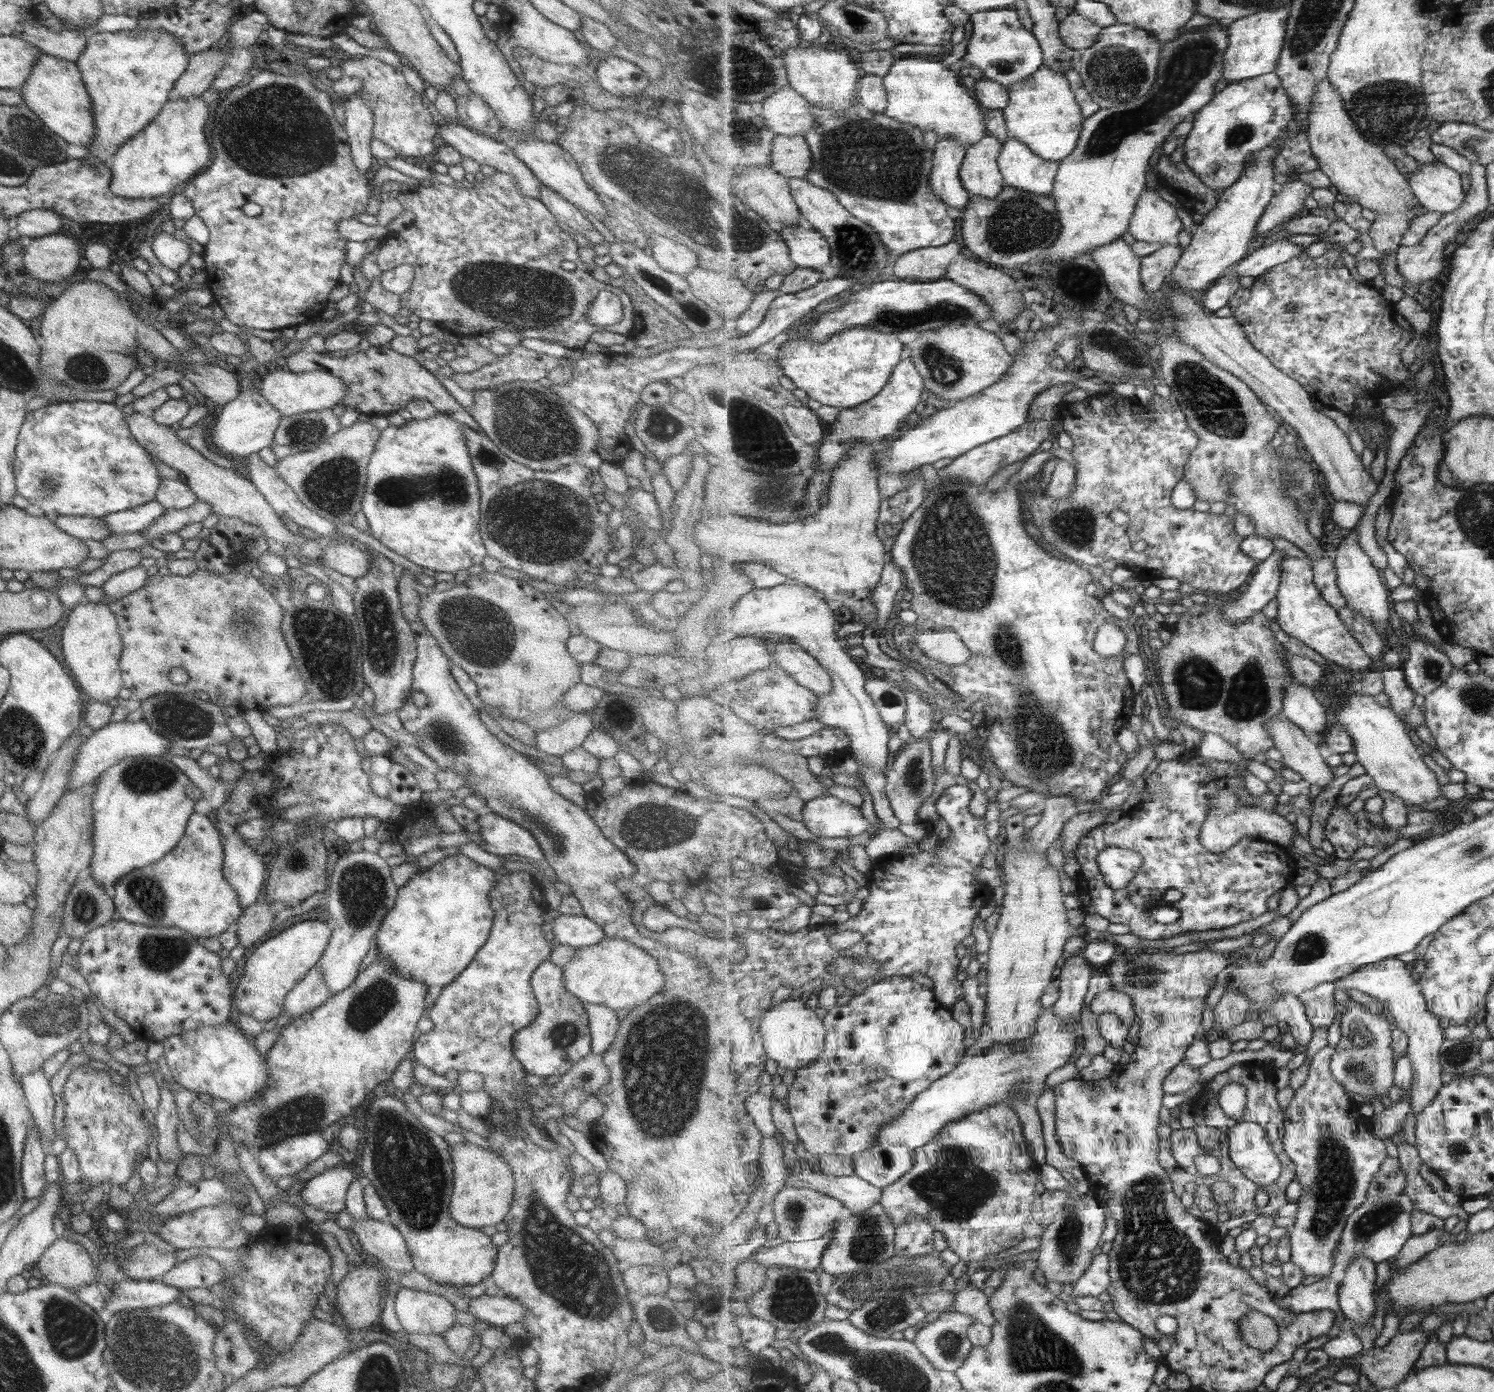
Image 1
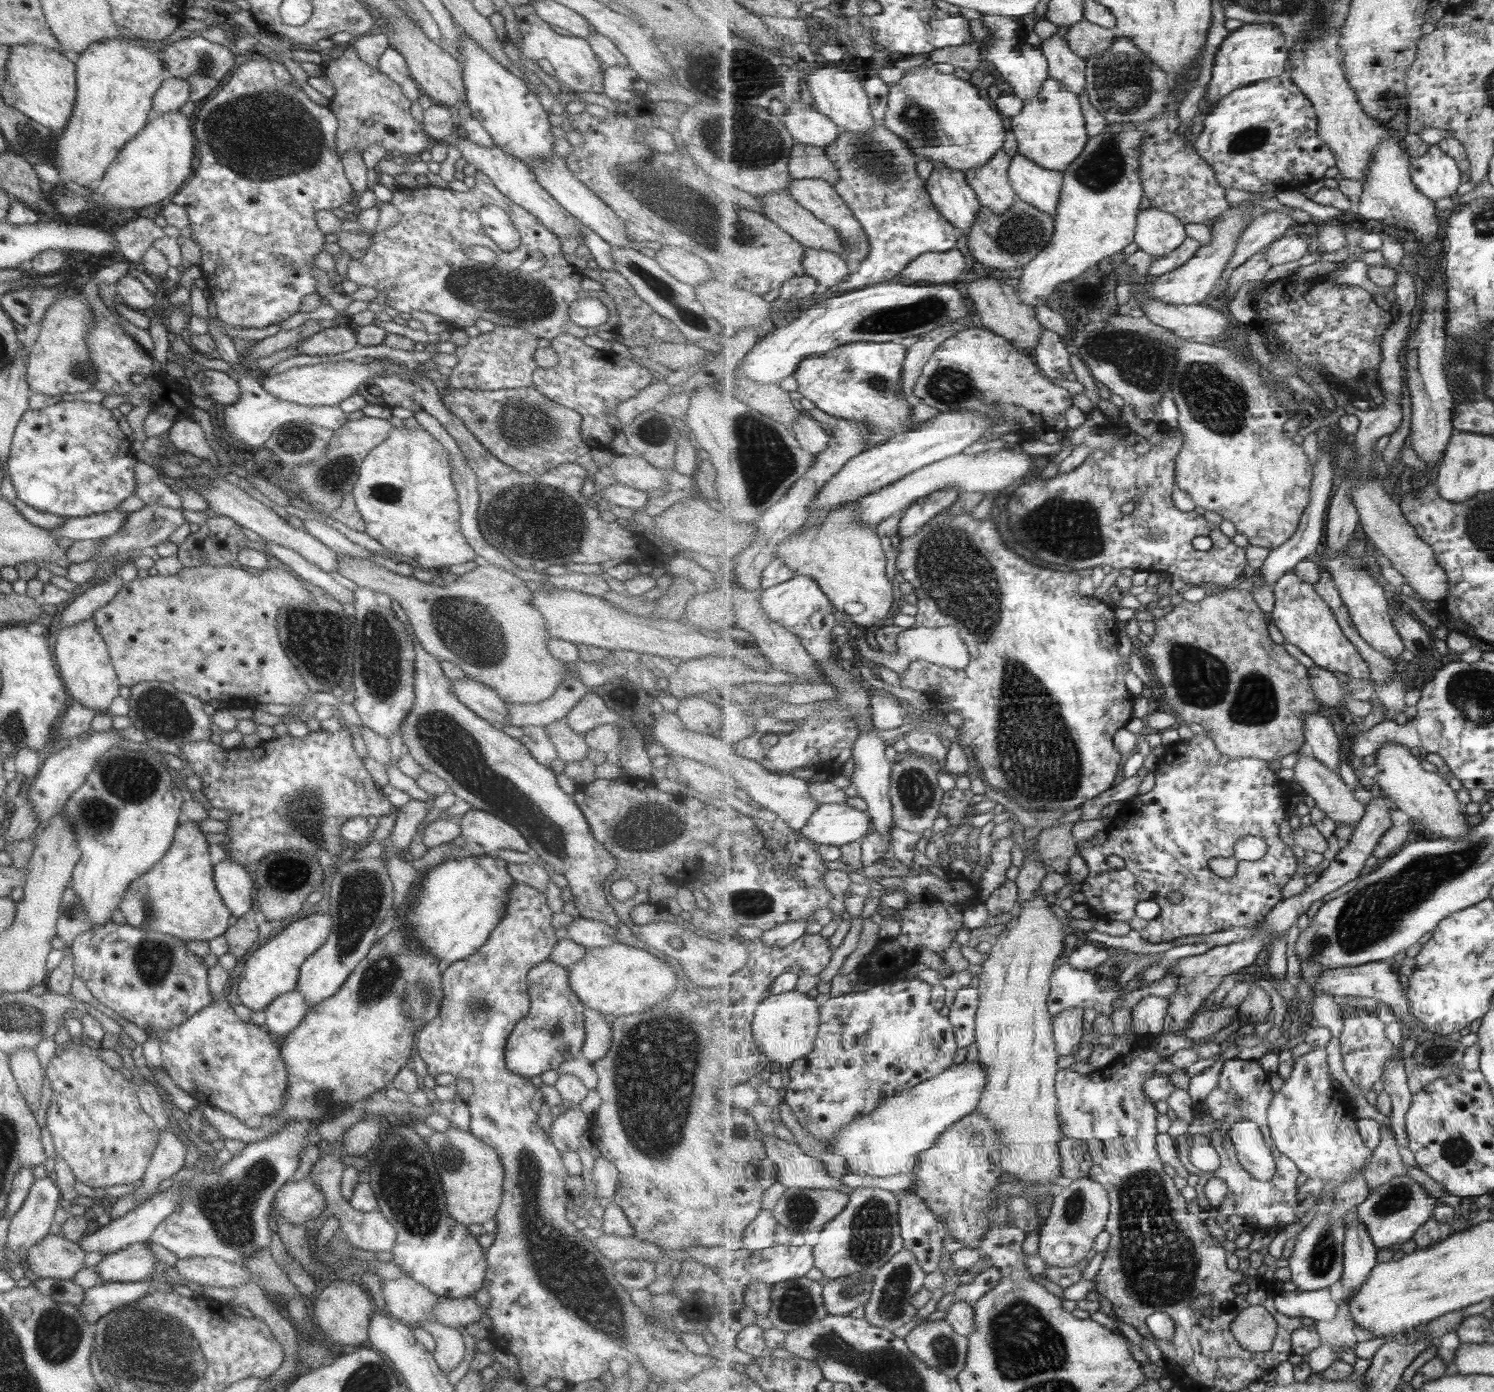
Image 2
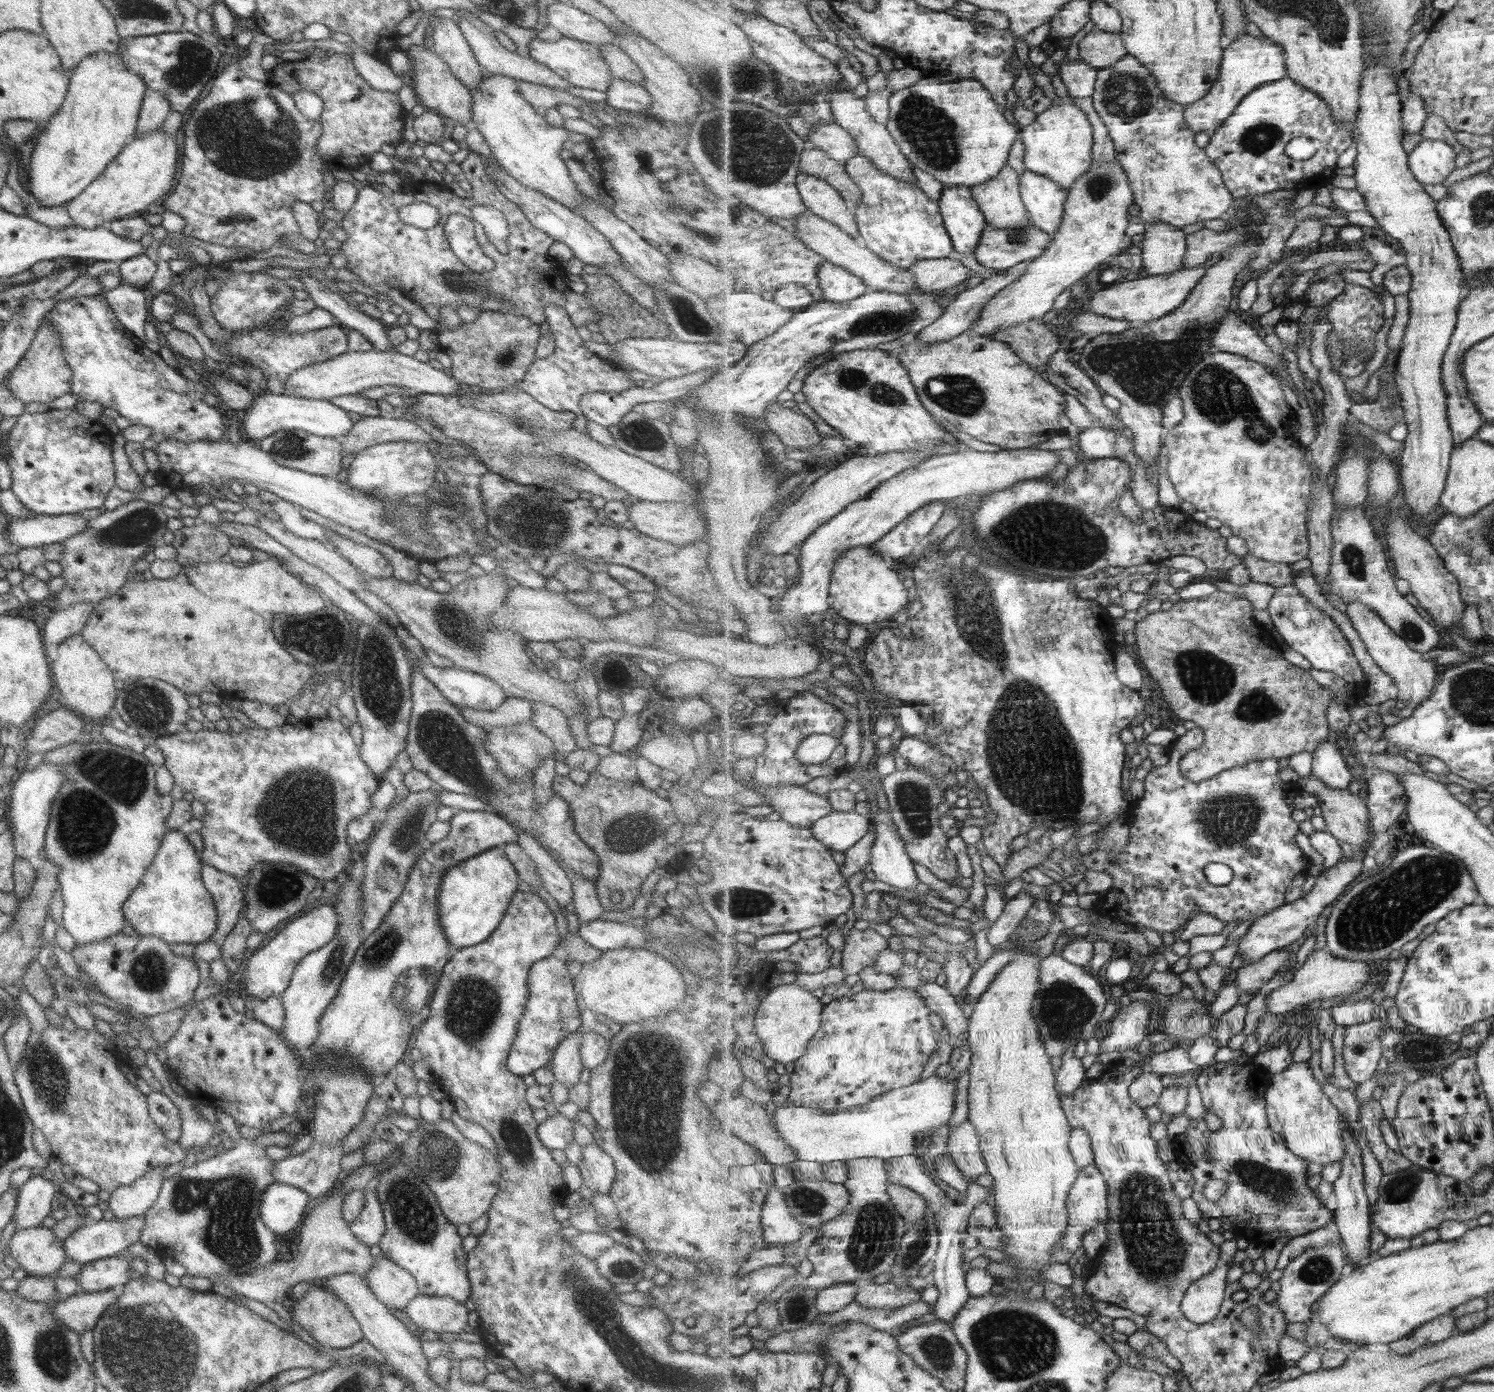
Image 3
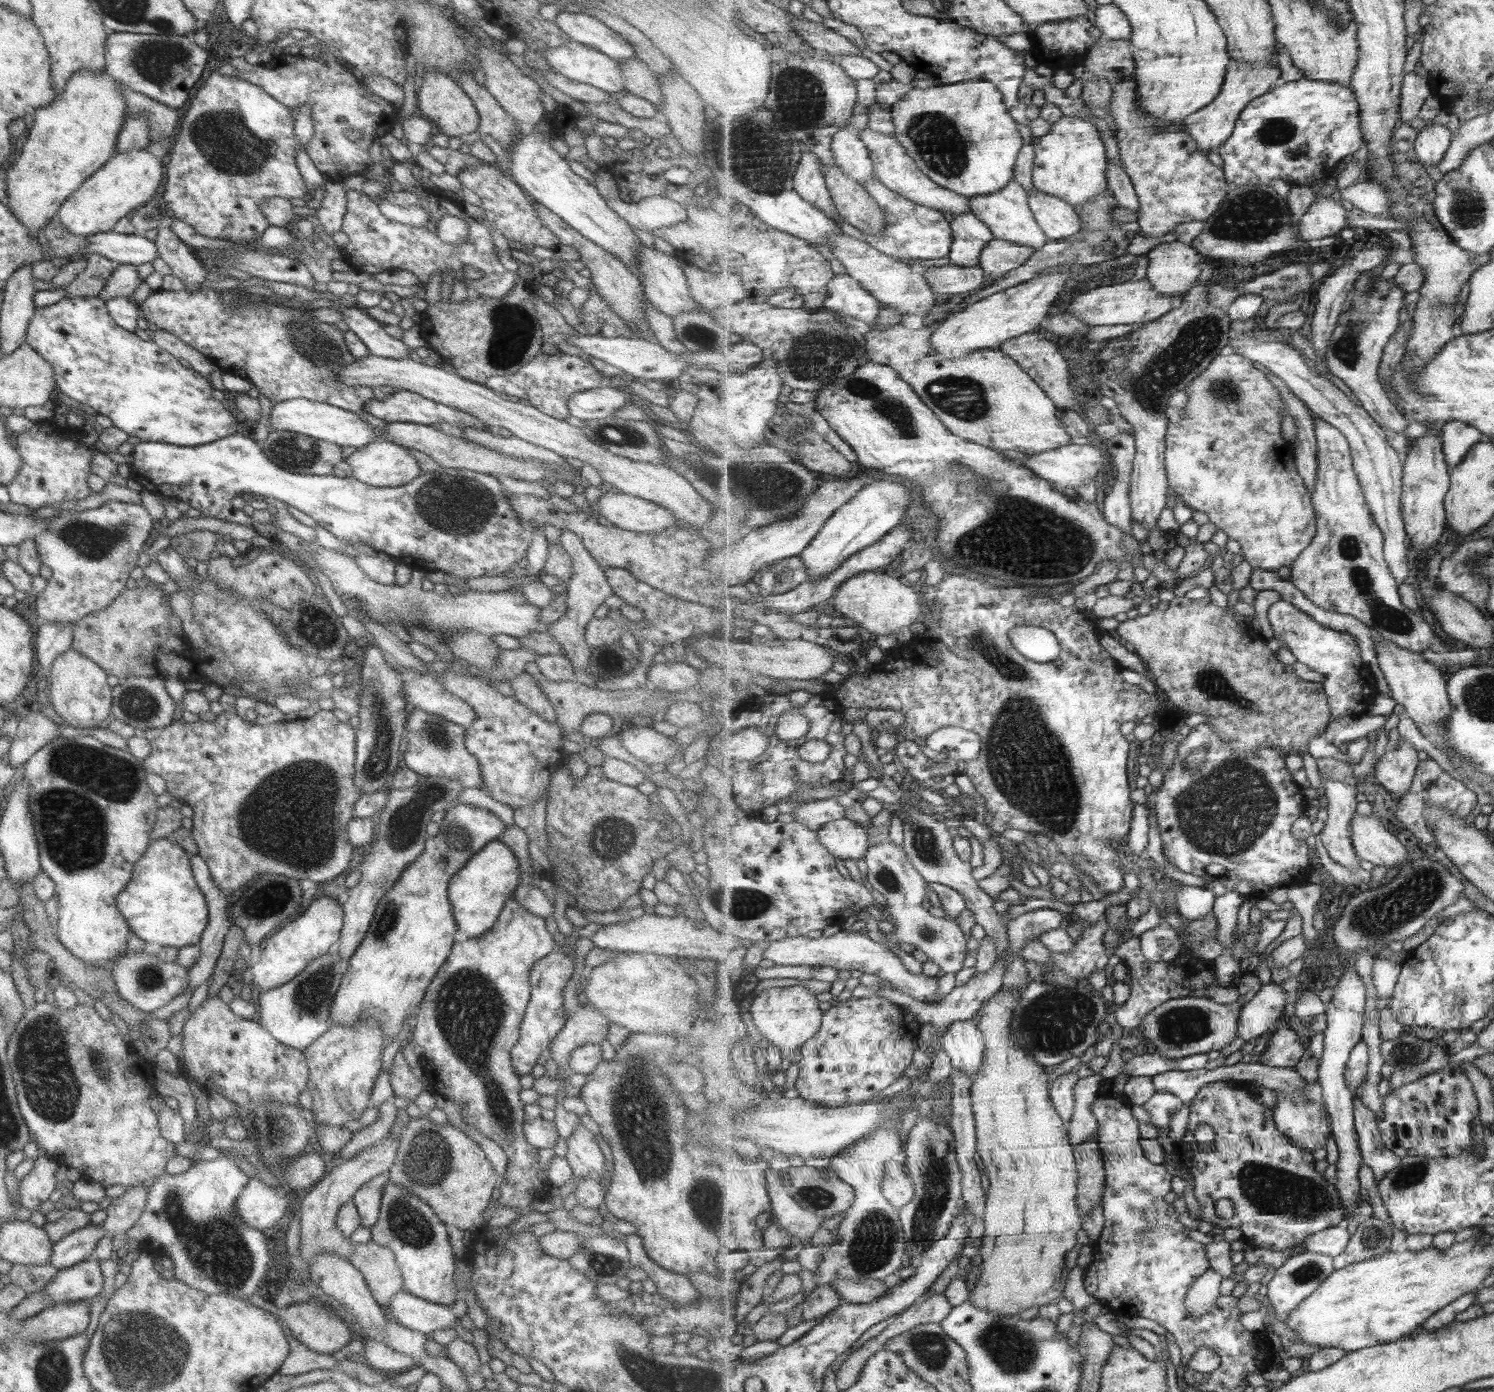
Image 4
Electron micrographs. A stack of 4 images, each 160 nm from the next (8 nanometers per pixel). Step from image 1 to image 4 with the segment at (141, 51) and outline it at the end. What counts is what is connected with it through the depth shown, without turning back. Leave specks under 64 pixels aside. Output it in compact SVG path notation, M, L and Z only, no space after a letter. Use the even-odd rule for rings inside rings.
M103 69L101 71L75 71L64 84L63 90L56 95L56 99L49 105L43 108L36 108L33 115L33 125L29 129L29 134L26 137L25 143L23 143L19 158L11 164L7 164L3 168L4 179L6 182L6 198L3 200L3 204L16 216L16 219L27 229L27 234L31 237L36 237L37 232L56 216L57 209L61 206L61 203L69 196L82 182L95 172L98 168L101 168L115 153L115 141L120 128L123 126L124 118L126 117L126 104L123 97L120 95L121 83L111 78Z

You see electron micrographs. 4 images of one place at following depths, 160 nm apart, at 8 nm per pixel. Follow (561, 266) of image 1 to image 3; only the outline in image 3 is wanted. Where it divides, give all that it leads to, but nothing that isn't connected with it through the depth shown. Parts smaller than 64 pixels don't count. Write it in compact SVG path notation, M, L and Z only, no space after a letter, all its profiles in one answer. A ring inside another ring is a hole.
M470 151L465 160L458 164L462 174L459 178L464 178L471 185L471 190L467 192L466 198L456 197L447 188L440 188L435 183L415 181L409 178L404 181L400 191L392 193L391 196L384 196L380 191L371 187L363 187L357 191L354 203L346 210L340 219L339 226L345 231L345 240L341 243L339 253L345 258L345 268L343 271L349 275L355 276L361 285L369 287L376 293L386 293L391 286L385 283L385 279L396 277L397 286L394 288L402 292L411 304L426 311L428 304L433 308L440 309L443 306L449 306L451 310L456 311L459 307L469 307L475 313L481 312L499 312L509 313L515 316L521 316L529 319L531 323L539 326L545 321L543 309L549 305L559 306L566 310L570 322L573 327L585 326L591 322L599 321L597 312L585 302L585 298L580 293L573 293L568 289L567 274L561 269L560 264L548 256L548 250L554 243L552 238L543 235L539 230L533 228L531 223L522 215L522 212L509 202L495 187L488 175L485 161L477 153ZM413 202L421 202L421 204L429 204L438 209L438 221L427 230L415 228L404 223L398 215L398 208L413 204ZM472 206L490 206L500 210L506 218L507 228L509 229L508 237L508 253L499 254L497 250L487 241L487 237L482 232L480 224L475 224L474 233L477 246L481 248L483 256L493 260L493 269L491 272L483 272L475 274L468 270L449 250L447 240L443 236L443 225L446 218L450 214L460 214L470 218L470 210Z

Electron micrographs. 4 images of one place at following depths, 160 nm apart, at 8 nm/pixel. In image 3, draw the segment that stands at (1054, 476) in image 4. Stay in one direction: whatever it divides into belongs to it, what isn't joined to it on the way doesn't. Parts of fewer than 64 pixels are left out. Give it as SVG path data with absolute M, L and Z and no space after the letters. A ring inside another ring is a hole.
M1037 447L1001 448L997 452L979 452L963 448L954 453L925 459L916 467L884 482L867 497L850 504L843 513L811 534L802 544L799 554L801 559L799 582L796 586L788 588L781 598L775 600L775 609L790 628L794 626L794 620L802 617L806 618L808 624L812 626L820 614L830 616L832 568L837 557L847 549L876 544L888 532L910 519L916 511L929 503L955 501L967 494L981 495L1007 490L1022 480L1045 479L1059 462L1059 456L1054 450L1041 450Z

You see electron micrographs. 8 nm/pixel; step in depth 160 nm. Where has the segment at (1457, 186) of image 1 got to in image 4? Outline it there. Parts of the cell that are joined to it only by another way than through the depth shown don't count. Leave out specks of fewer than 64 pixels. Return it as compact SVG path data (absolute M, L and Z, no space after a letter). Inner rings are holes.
M1432 123L1419 129L1415 141L1416 155L1424 167L1439 166L1452 145L1451 130L1447 126Z

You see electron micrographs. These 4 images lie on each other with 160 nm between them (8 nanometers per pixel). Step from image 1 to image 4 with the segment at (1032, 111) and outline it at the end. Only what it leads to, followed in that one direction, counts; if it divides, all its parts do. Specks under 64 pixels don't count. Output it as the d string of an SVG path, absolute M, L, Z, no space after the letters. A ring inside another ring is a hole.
M1063 115L1061 120L1052 123L1051 130L1045 136L1034 137L1032 145L1035 147L1034 185L1043 192L1069 201L1078 208L1098 194L1111 191L1106 175L1107 148L1095 123L1073 115Z

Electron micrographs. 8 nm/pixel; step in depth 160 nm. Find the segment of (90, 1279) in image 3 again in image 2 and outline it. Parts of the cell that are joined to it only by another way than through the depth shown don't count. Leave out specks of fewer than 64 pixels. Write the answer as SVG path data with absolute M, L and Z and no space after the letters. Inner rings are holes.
M135 1243L127 1248L106 1254L93 1270L100 1283L143 1282L150 1277L155 1266L154 1255L146 1243Z

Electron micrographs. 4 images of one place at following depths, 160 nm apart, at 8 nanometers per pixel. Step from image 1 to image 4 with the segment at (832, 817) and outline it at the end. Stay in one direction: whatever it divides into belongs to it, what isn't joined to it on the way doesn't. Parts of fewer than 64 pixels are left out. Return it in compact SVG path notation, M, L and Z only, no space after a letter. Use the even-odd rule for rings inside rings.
M847 817L824 824L818 837L831 854L843 861L864 859L871 848L866 828Z

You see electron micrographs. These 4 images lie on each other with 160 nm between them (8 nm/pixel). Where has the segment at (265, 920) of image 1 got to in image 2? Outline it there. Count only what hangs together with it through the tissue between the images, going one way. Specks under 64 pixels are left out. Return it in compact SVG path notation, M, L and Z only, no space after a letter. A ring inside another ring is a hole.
M252 907L244 915L233 919L229 923L227 930L222 934L225 940L227 940L227 952L232 954L236 959L243 956L247 948L255 940L259 940L257 936L257 924L255 924L257 919L257 911Z

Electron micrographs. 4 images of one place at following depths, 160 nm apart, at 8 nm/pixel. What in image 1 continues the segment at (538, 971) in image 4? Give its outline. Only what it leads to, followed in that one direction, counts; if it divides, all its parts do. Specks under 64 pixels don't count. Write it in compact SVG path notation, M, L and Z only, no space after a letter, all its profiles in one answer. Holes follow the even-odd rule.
M548 960L541 962L530 976L530 987L537 1002L537 1016L511 1039L511 1052L524 1072L547 1078L561 1076L571 1064L590 1053L588 1020L582 1004L562 987L562 969Z

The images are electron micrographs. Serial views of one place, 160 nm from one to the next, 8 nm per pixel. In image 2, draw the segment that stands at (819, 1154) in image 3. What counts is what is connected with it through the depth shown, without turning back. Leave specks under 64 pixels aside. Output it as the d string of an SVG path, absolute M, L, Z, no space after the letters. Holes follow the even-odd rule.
M981 1061L955 1063L939 1076L886 1098L878 1110L859 1116L835 1132L836 1137L832 1140L819 1141L827 1144L830 1153L845 1156L849 1172L856 1175L888 1177L912 1172L917 1167L919 1155L934 1147L944 1131L978 1110L986 1084L988 1072Z

